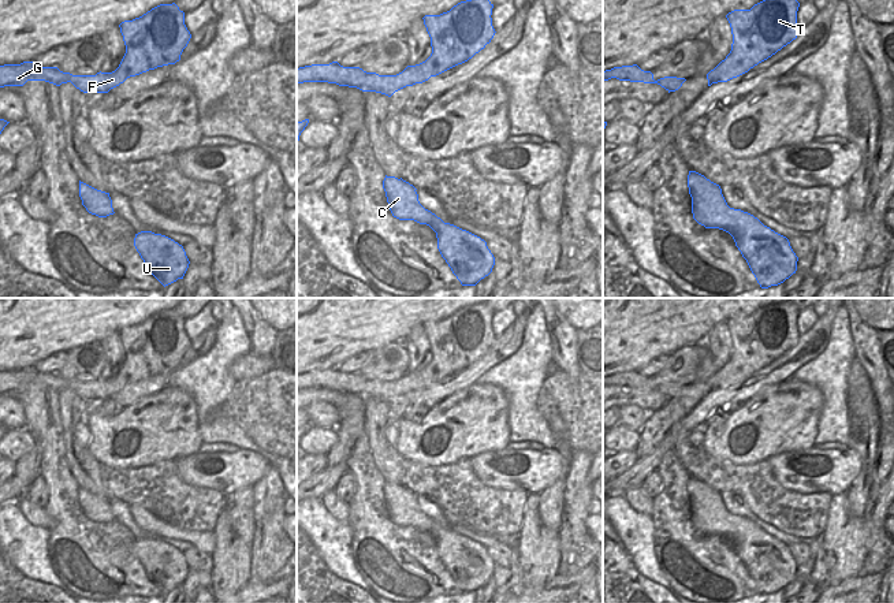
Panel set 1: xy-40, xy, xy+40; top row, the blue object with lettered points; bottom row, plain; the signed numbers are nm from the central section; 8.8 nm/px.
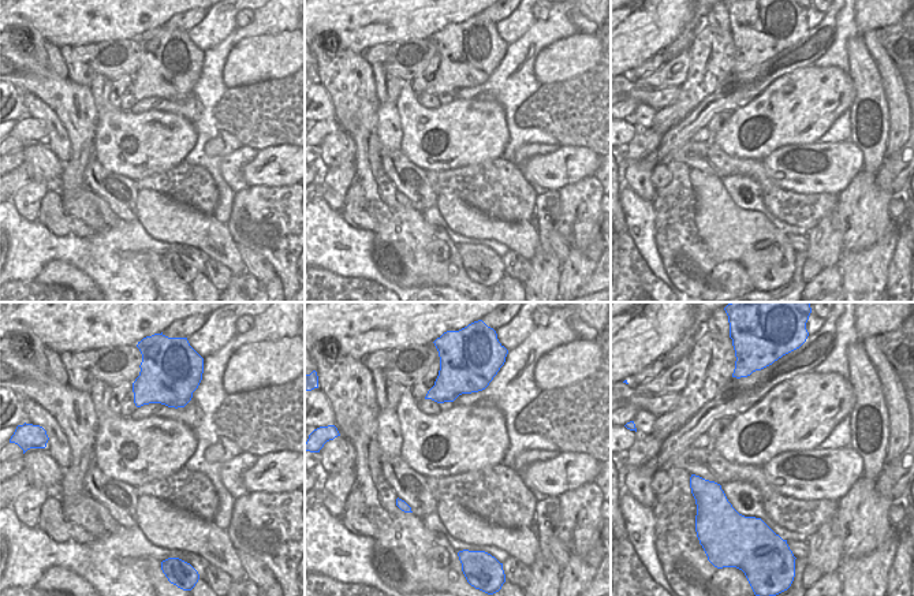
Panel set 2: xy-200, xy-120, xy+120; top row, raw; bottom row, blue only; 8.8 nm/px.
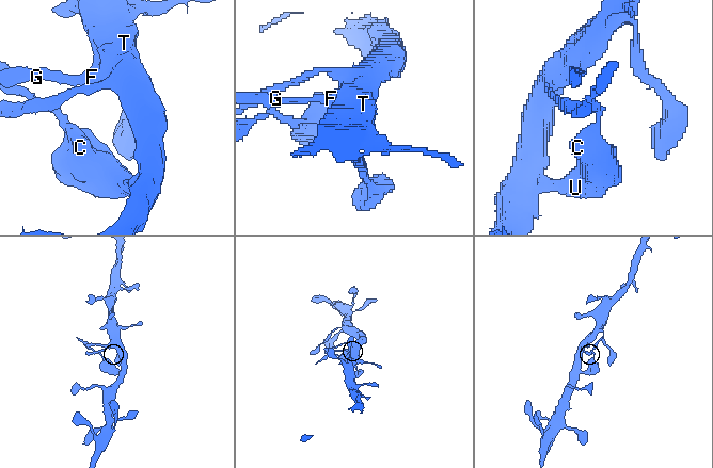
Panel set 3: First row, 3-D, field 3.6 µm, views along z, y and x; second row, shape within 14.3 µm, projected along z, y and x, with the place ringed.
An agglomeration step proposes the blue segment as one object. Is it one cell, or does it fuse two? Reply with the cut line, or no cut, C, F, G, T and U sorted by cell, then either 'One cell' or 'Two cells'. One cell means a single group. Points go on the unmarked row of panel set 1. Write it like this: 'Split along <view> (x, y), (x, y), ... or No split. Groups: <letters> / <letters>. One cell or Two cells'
No split. Groups: C F G T U. One cell.

